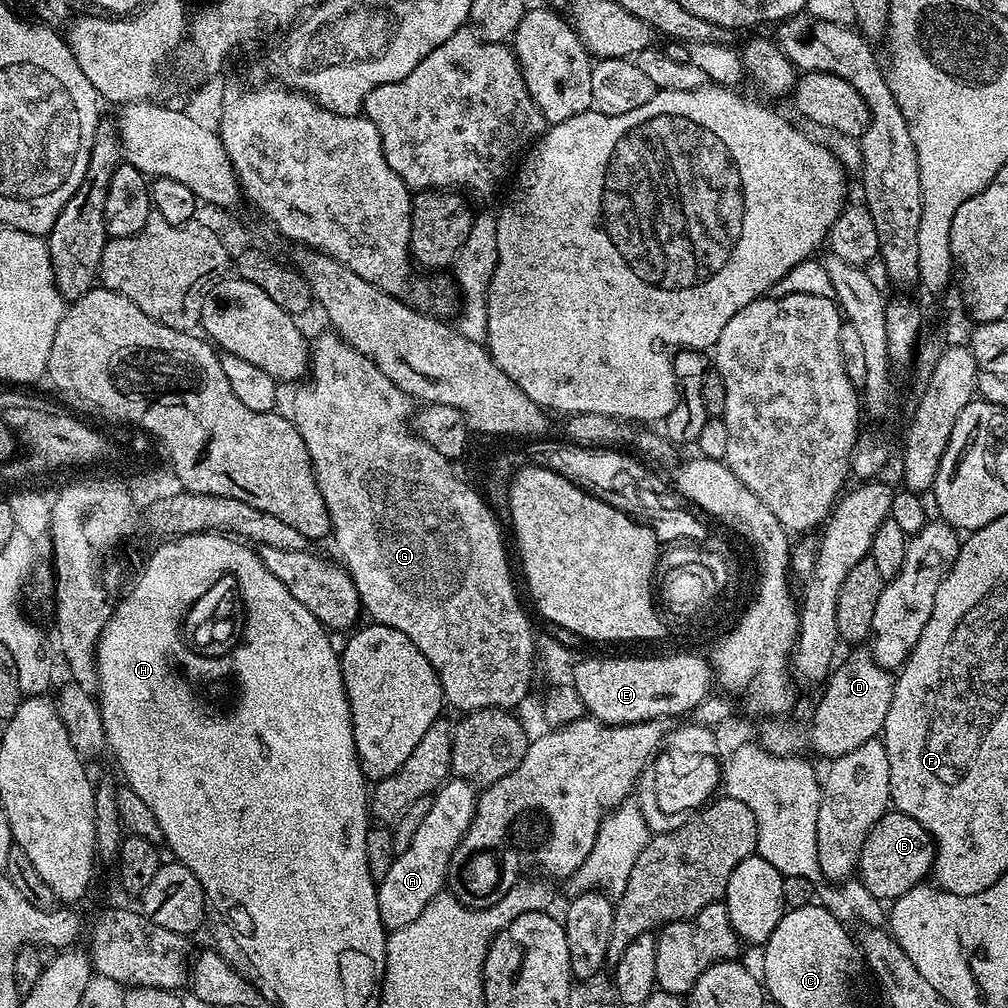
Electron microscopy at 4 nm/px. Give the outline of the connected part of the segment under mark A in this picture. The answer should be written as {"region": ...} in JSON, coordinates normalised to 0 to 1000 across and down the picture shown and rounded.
{"region":[[[448,772],[433,783],[427,808],[423,808],[419,819],[411,823],[407,839],[403,839],[400,847],[393,847],[392,855],[383,863],[383,871],[375,874],[375,907],[382,922],[407,919],[427,894],[437,888],[444,872],[446,851],[472,807],[473,793],[473,783],[462,774]]]}

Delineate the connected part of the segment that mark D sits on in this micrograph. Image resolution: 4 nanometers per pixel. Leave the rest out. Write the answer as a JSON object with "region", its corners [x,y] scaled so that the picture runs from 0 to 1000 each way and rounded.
{"region":[[[849,645],[846,651],[830,658],[816,680],[817,691],[806,706],[806,719],[802,722],[802,734],[813,750],[828,752],[841,748],[855,736],[870,733],[877,725],[879,708],[883,708],[883,696],[889,680],[886,668],[867,654],[864,646]]]}

